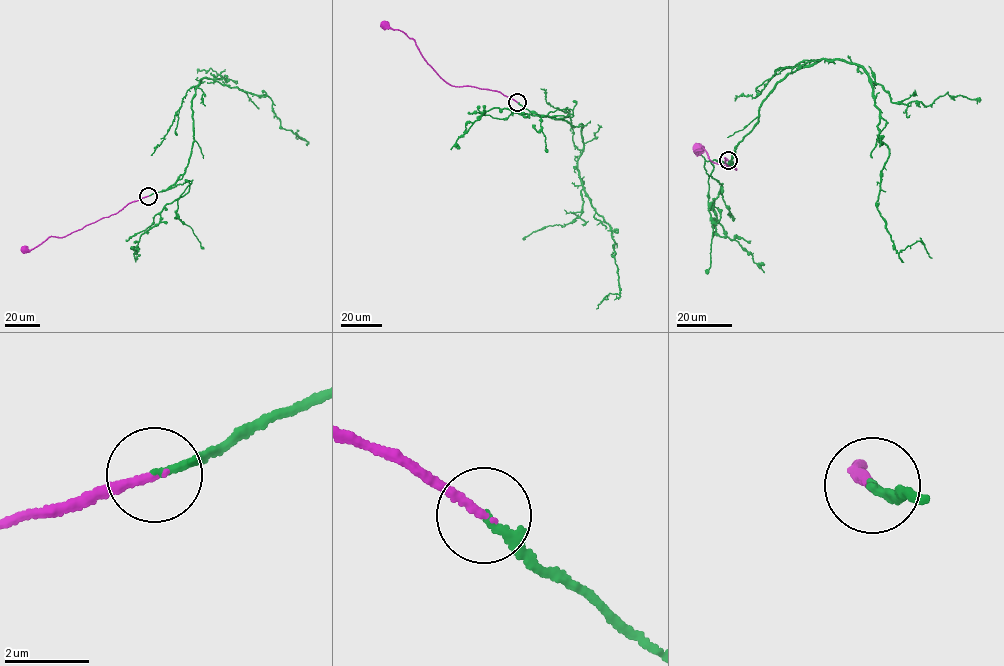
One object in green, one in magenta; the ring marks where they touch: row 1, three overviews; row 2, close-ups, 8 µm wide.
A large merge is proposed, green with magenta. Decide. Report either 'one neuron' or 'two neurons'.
one neuron

